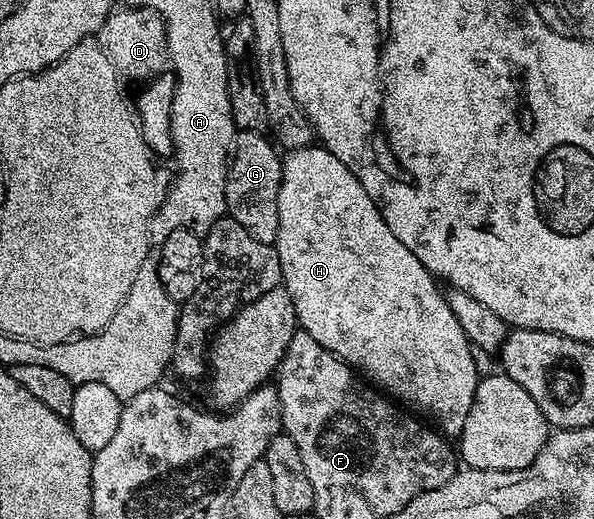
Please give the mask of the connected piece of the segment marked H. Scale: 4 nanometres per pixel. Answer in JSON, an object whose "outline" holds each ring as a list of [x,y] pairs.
{"outline":[[[311,143],[305,145],[303,149],[292,149],[282,157],[276,248],[282,272],[280,285],[281,288],[288,291],[288,295],[292,295],[292,303],[296,307],[301,332],[312,335],[312,339],[316,339],[316,343],[320,343],[320,347],[334,353],[351,369],[361,374],[367,382],[373,383],[379,390],[389,394],[391,398],[397,399],[399,402],[407,401],[408,404],[430,413],[431,419],[429,418],[429,420],[447,438],[461,438],[464,431],[464,419],[468,419],[468,411],[472,411],[472,399],[476,395],[476,387],[480,380],[478,365],[474,362],[475,350],[464,335],[464,327],[460,327],[460,323],[456,323],[456,315],[452,315],[452,307],[446,302],[443,290],[438,290],[440,285],[434,274],[422,266],[420,259],[416,259],[416,255],[412,255],[412,251],[408,251],[408,247],[404,247],[404,243],[400,243],[400,239],[396,239],[396,235],[392,235],[392,227],[388,227],[388,223],[384,223],[376,203],[372,203],[372,199],[368,195],[368,191],[364,191],[360,179],[356,179],[356,175],[352,175],[352,171],[348,171],[348,167],[344,167],[344,163],[340,163],[340,159],[336,159],[336,155],[332,155],[327,149],[322,148],[321,144]]]}

